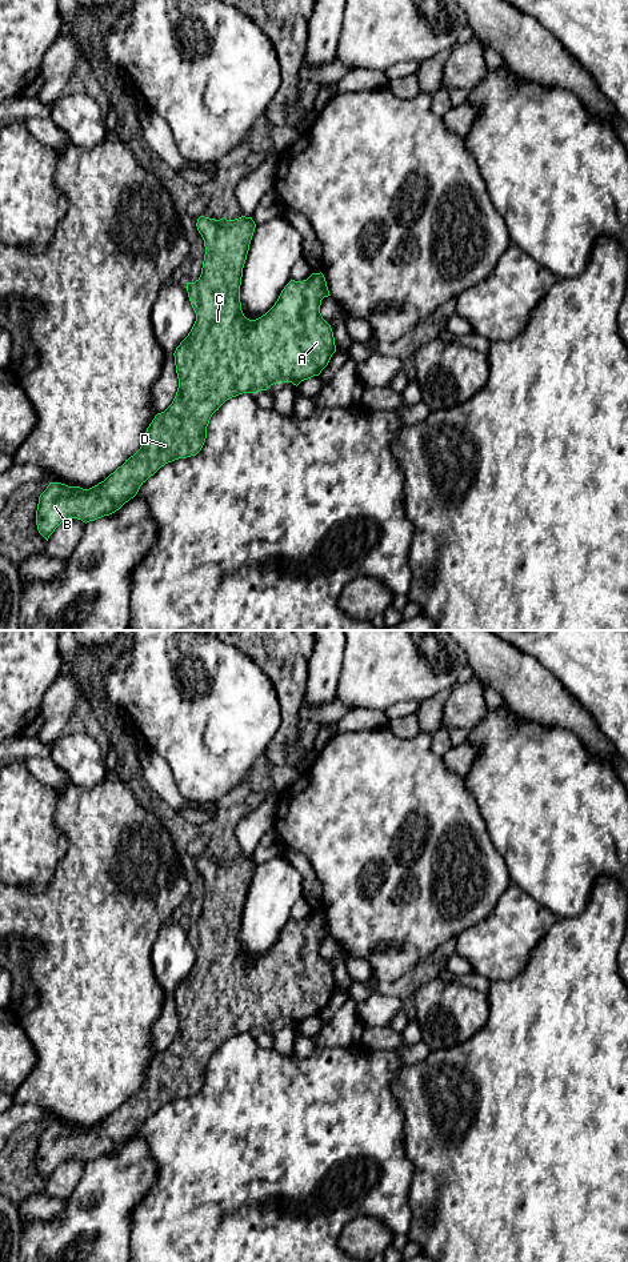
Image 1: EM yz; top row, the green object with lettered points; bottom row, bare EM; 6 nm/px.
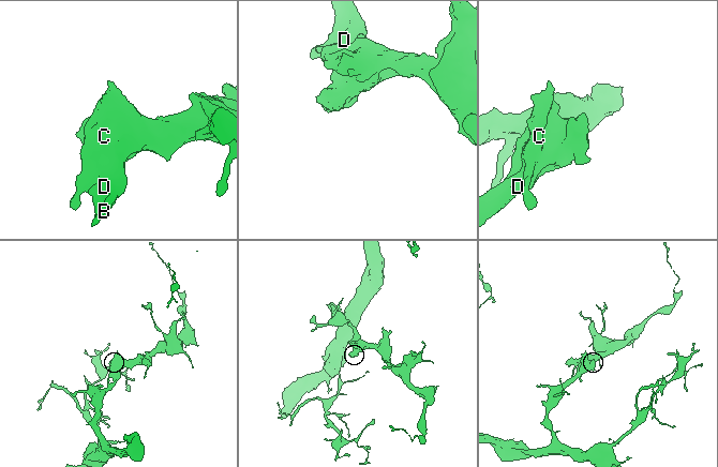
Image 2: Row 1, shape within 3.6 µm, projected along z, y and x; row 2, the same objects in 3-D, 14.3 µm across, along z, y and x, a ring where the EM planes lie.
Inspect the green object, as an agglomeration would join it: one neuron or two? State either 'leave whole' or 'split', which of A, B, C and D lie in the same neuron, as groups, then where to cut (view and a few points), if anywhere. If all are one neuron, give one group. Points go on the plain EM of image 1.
leave whole; groups A B C D; cut none

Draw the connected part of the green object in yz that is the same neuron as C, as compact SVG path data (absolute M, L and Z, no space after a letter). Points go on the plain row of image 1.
M200 856L196 866L204 880L205 894L200 917L195 922L185 922L196 961L173 993L179 1018L176 1035L164 1051L155 1055L140 1089L104 1121L89 1129L49 1122L39 1137L36 1150L37 1170L47 1181L68 1158L87 1163L115 1153L161 1106L196 1095L205 1082L212 1054L227 1039L267 1030L276 1022L297 1026L319 1015L336 991L332 967L320 953L321 940L331 936L321 912L303 921L291 920L265 954L249 959L241 950L240 925L255 861L245 856L235 860Z

